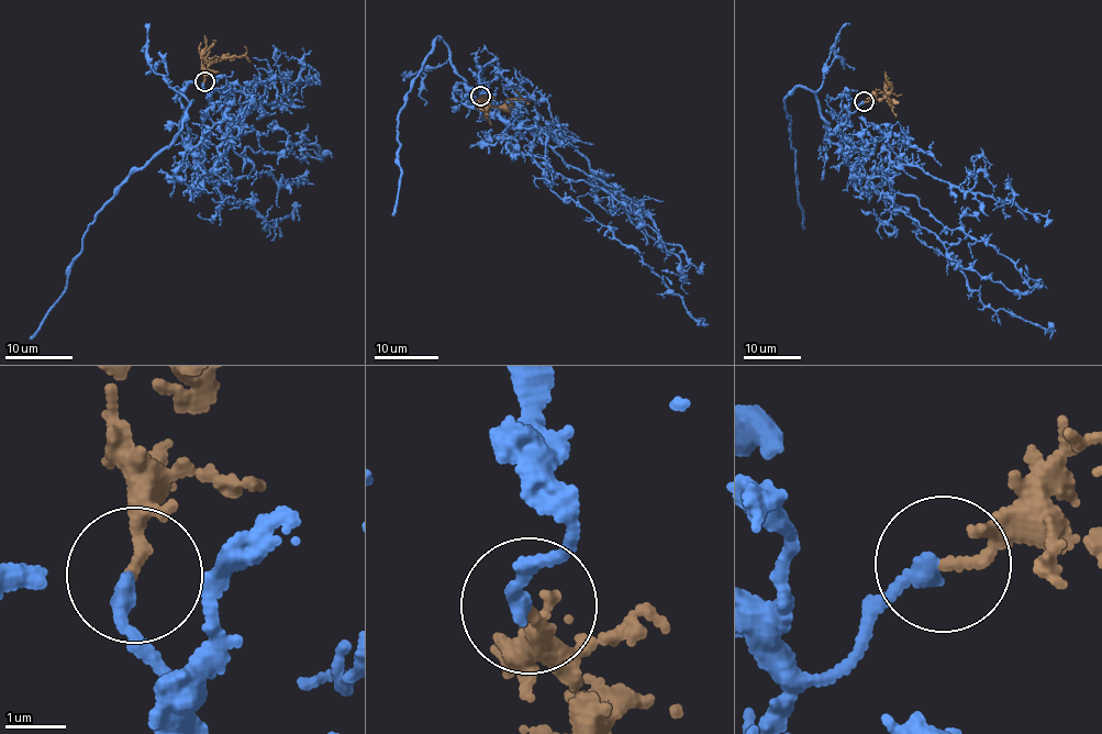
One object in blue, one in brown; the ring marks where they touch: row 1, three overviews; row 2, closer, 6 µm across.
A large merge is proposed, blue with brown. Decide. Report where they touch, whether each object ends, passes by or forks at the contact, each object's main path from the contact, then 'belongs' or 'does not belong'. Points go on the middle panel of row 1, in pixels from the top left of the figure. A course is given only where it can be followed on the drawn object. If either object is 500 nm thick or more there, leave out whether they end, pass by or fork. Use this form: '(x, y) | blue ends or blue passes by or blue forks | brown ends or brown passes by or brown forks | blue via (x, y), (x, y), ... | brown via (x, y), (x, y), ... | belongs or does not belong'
(480, 96) | blue ends | brown ends | blue via (479, 97), (487, 86), (466, 84), (451, 64), (441, 37), (436, 37), (398, 120), (403, 174), (392, 215) | brown via (480, 97), (487, 107), (493, 107), (504, 104), (505, 100), (519, 99), (514, 90) | belongs

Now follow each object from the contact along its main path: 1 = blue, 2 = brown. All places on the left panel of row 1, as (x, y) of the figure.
1: (202, 81), (208, 128), (191, 144), (191, 101), (174, 143), (95, 215), (66, 292), (30, 338)
2: (204, 81), (215, 60), (243, 55), (245, 46)

